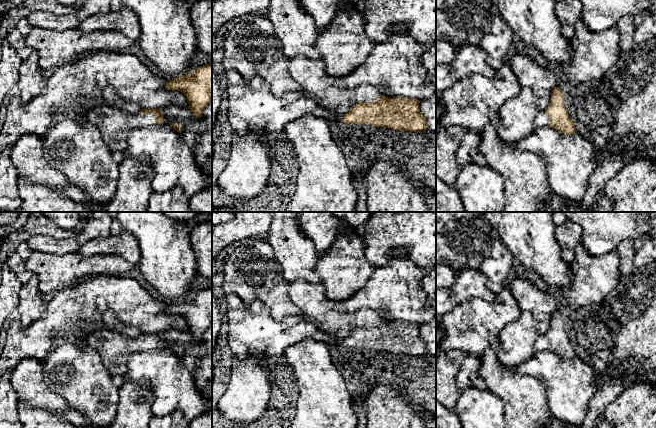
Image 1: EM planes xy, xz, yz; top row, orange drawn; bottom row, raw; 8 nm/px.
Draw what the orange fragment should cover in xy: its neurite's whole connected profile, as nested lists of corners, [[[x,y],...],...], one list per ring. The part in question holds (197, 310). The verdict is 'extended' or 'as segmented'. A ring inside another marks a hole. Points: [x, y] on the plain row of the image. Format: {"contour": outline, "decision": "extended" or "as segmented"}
{"contour": [[[212,286],[197,292],[191,298],[167,305],[165,312],[184,317],[193,341],[201,342],[203,334],[212,323]]], "decision": "as segmented"}

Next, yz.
{"contour": [[[559,311],[554,312],[549,330],[545,334],[540,334],[535,343],[534,353],[545,350],[550,350],[564,359],[573,359],[577,356],[566,334],[563,317]]], "decision": "extended"}

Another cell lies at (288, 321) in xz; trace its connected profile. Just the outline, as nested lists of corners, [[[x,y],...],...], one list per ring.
[[[304,314],[286,316],[283,318],[281,323],[282,323],[283,327],[286,329],[286,328],[291,327],[300,322],[310,322],[310,323],[318,326],[318,324],[313,319],[311,319],[309,316],[304,315]]]

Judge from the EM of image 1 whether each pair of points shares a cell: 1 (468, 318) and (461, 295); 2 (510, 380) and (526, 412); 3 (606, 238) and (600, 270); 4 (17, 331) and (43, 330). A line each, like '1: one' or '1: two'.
1: two
2: one
3: two
4: one

